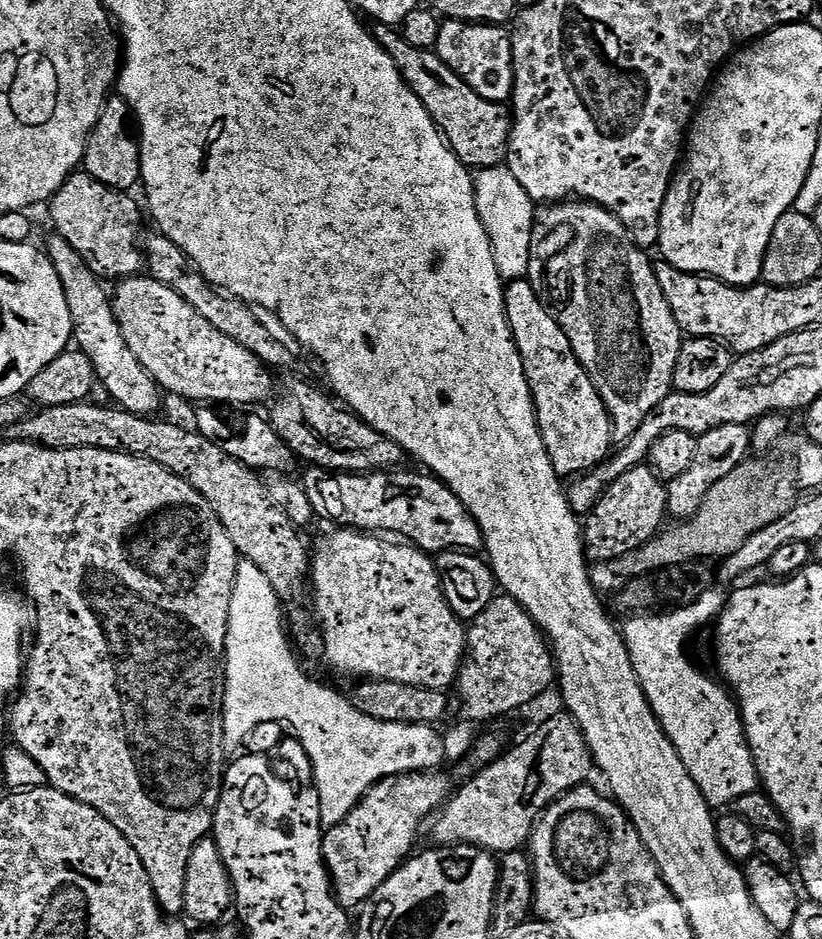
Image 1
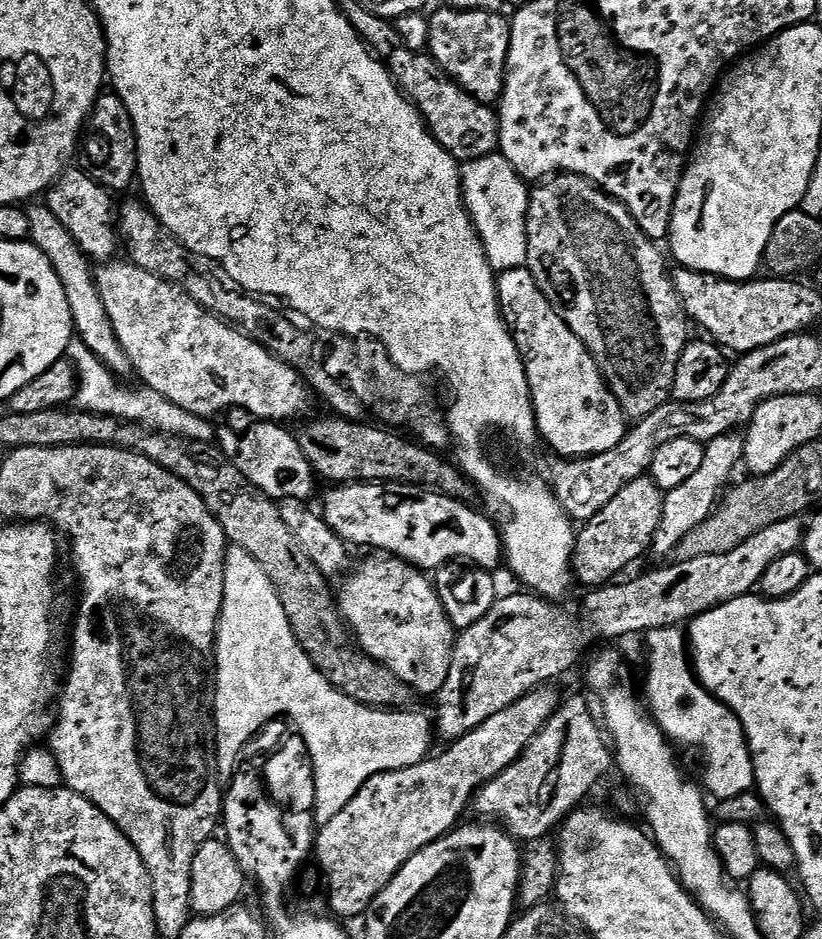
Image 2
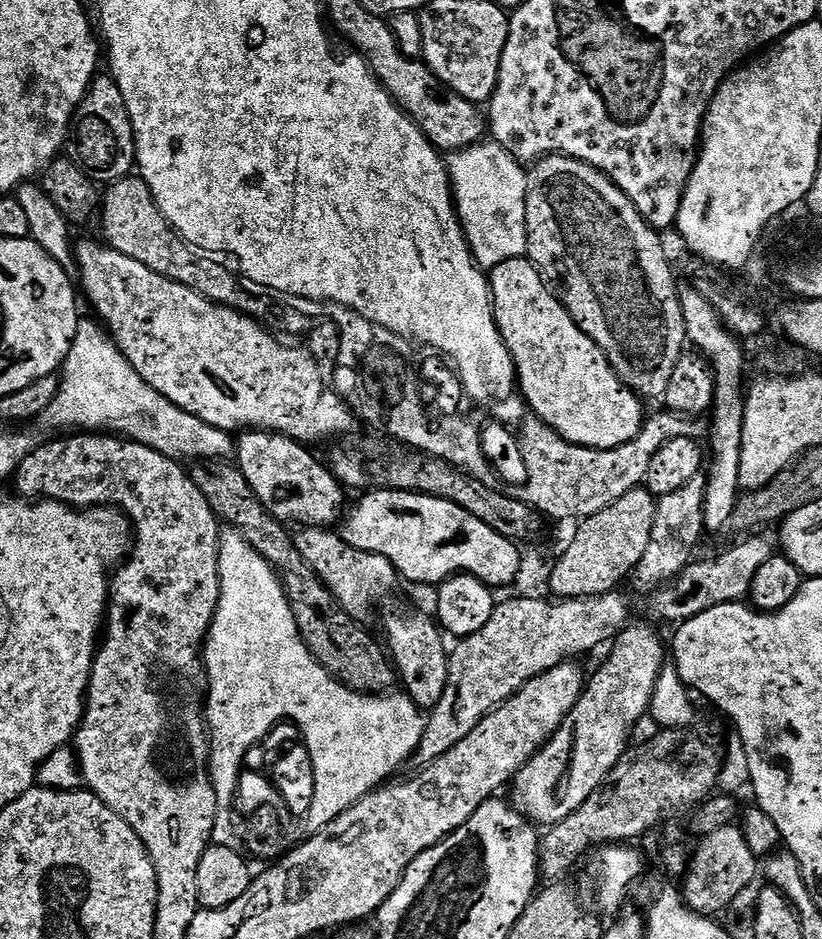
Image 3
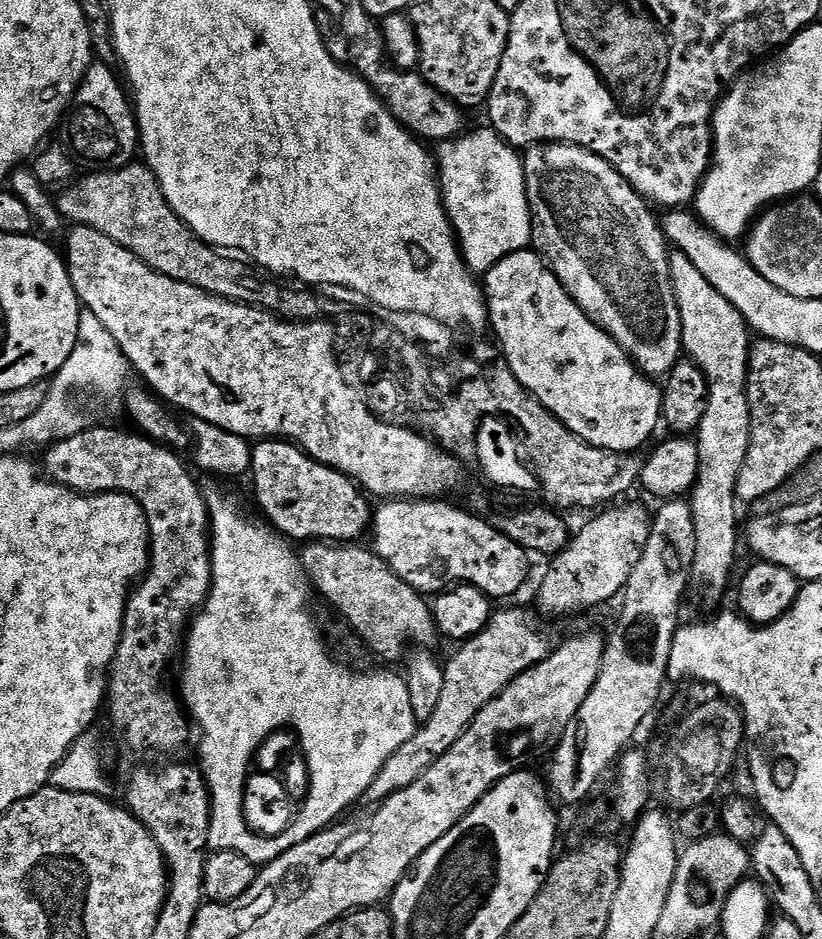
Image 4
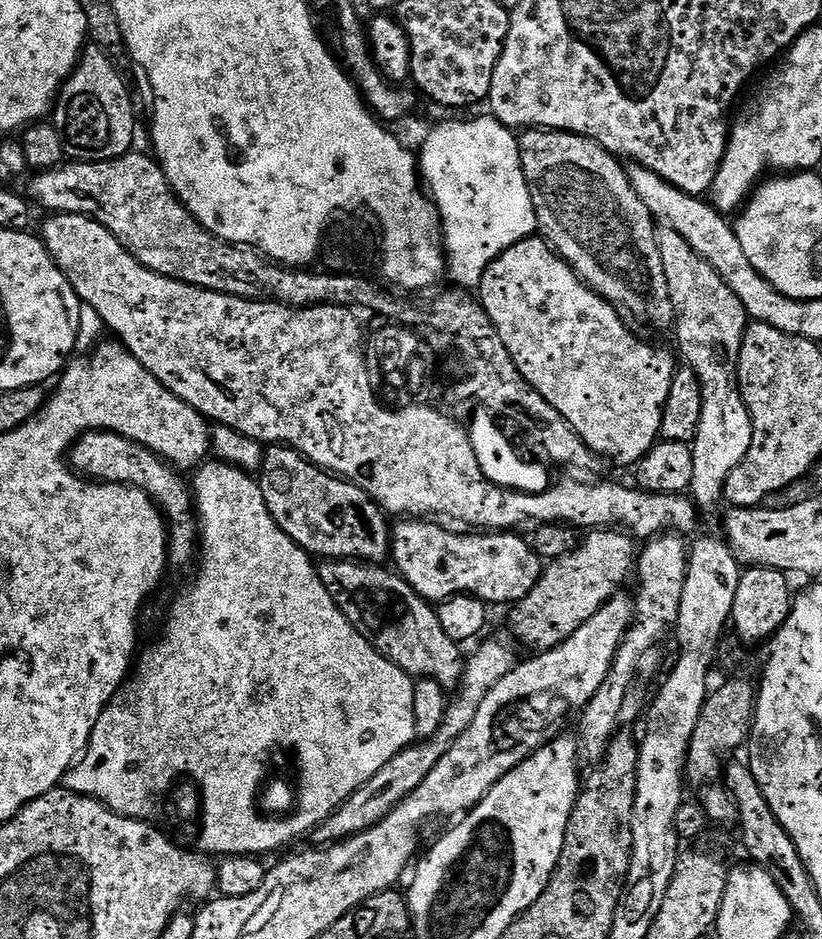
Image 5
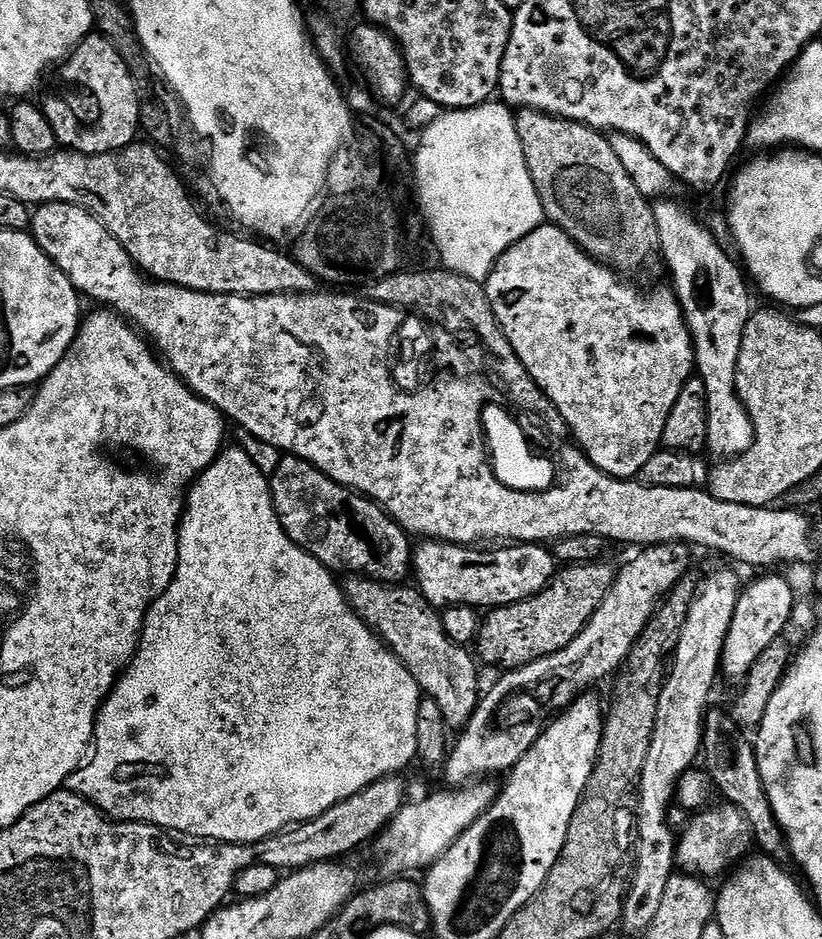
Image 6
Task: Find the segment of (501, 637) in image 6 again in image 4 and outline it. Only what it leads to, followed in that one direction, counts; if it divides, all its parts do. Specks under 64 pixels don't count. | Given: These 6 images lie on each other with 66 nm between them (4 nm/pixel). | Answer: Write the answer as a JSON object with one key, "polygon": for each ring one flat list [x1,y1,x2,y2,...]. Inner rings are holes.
{"polygon":[[616,504,603,509,596,518,588,521,580,533,571,537,567,548,564,548,551,561,548,573,540,584,540,608,548,616,568,616,571,612,584,612,587,608,596,608,607,600,621,595,634,570,638,566,638,558,645,549,649,538,652,518,644,507,638,504]]}

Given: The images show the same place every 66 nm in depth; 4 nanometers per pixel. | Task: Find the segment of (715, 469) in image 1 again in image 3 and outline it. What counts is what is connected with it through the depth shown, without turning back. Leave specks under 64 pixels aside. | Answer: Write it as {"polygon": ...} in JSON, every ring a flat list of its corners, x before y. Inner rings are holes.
{"polygon":[[701,474,692,478,681,489,657,499,654,526,646,554,642,554,642,562,638,562,635,572,630,577,631,583,636,583,644,594,669,584,687,564,693,563,697,555,696,547,700,544,700,536,706,530,704,526,706,484,707,477]]}

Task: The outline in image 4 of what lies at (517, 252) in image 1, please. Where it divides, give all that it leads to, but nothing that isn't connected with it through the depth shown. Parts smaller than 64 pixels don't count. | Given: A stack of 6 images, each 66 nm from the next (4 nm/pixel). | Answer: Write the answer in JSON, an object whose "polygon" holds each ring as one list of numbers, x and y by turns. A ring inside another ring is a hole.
{"polygon":[[491,130,485,132,465,131,456,137,455,140,445,140,439,145,440,153,435,153,434,163,438,169,438,179,440,181,440,195,444,198,444,208,448,211,448,221,452,223,453,233,460,245,460,255,464,258,464,264,469,272,473,274,483,274,490,271,492,267,502,258,506,258,512,252,523,252,532,243,532,211,528,205,528,191,524,181,524,162,521,153,512,145,508,144,501,136]]}

